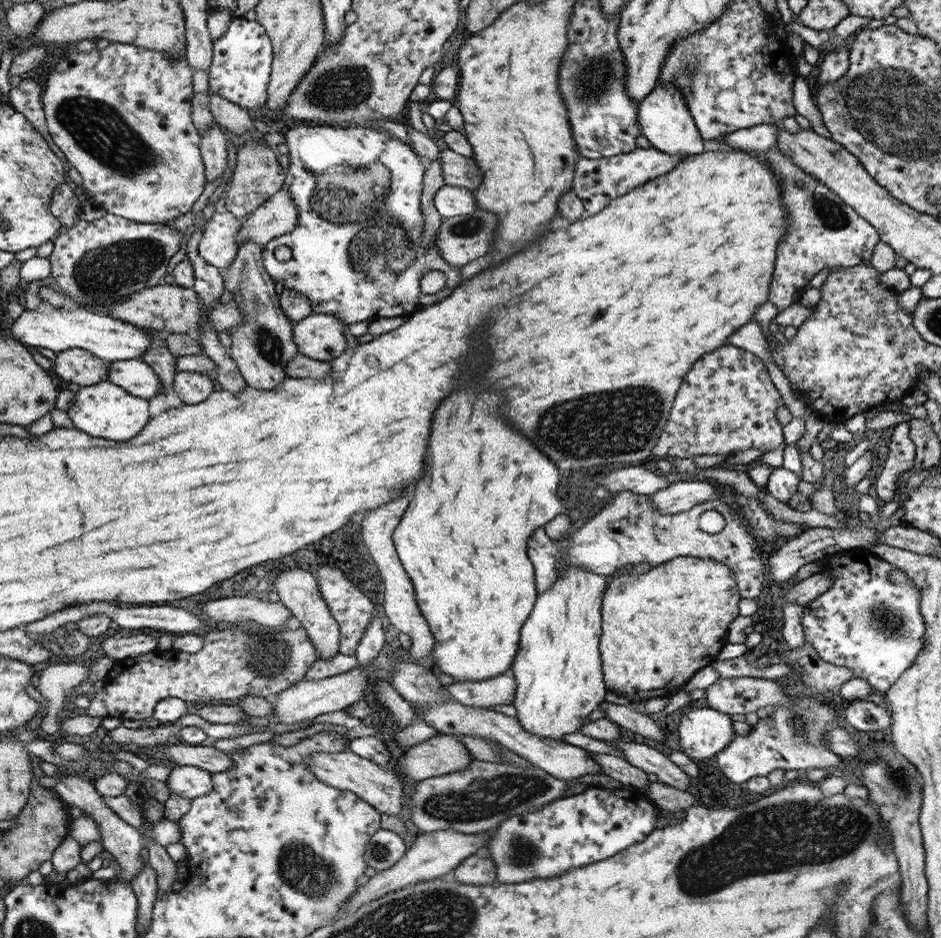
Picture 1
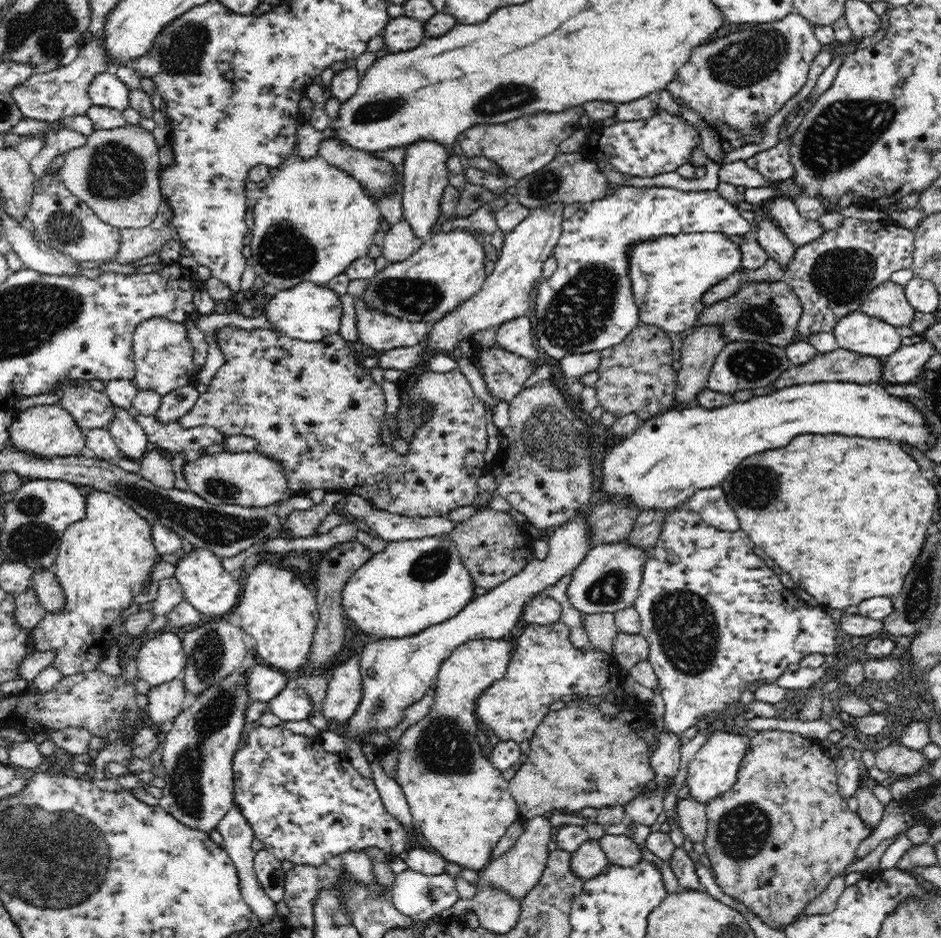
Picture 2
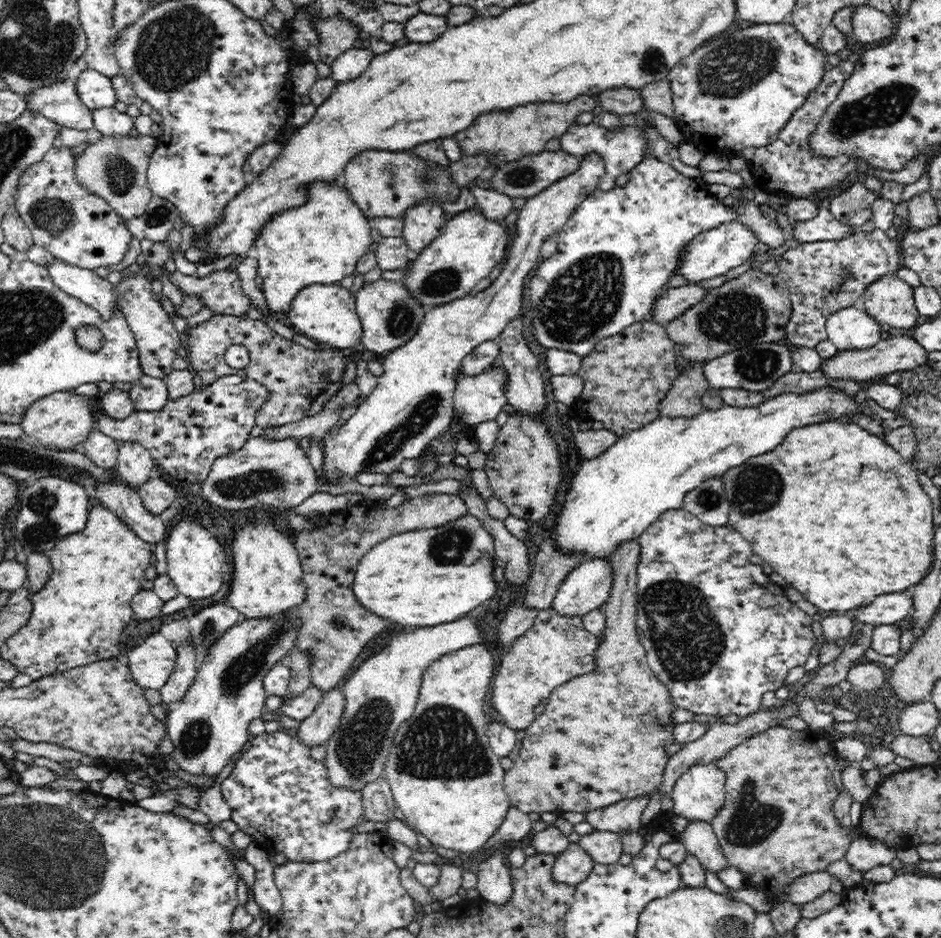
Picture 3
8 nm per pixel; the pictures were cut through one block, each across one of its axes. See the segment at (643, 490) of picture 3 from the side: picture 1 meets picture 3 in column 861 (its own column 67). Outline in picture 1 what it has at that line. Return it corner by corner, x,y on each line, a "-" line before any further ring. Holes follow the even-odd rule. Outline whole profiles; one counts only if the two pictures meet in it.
110,381
80,387
74,394
67,414
77,429
90,436
110,438
110,440
130,440
150,420
148,400
131,395
120,385
112,384

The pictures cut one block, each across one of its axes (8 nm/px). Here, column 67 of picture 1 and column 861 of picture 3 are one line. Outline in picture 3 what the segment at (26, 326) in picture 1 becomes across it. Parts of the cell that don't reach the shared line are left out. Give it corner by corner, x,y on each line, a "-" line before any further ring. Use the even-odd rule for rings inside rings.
859,305
832,314
825,322
827,339
840,351
861,351
882,340
881,324

